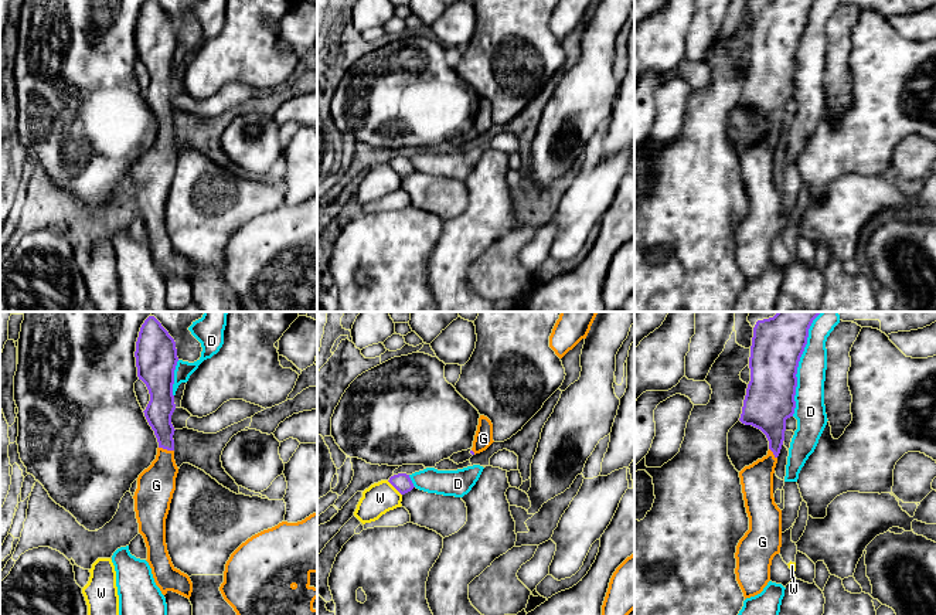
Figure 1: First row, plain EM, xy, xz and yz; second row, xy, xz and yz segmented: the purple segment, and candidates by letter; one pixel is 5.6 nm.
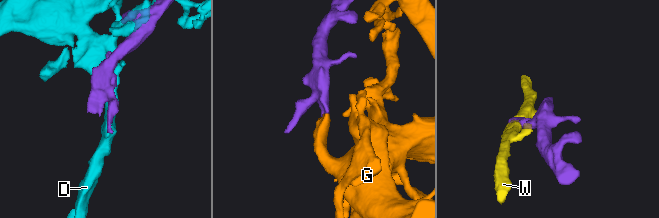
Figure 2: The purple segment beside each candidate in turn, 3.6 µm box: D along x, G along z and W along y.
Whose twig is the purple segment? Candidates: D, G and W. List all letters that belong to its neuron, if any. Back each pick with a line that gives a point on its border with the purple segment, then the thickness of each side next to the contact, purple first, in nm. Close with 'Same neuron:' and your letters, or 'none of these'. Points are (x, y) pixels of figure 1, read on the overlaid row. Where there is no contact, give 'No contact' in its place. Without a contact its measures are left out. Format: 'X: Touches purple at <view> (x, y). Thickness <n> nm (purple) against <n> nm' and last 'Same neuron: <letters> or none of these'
G: Touches purple at xy (166, 448). Thickness 150 nm (purple) against 220 nm
Same neuron: G

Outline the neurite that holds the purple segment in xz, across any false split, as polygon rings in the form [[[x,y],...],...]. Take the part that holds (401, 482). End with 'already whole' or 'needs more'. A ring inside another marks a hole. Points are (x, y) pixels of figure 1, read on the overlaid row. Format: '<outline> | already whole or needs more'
[[[398,473],[388,480],[401,495],[411,492],[415,486],[406,473]]] | already whole

